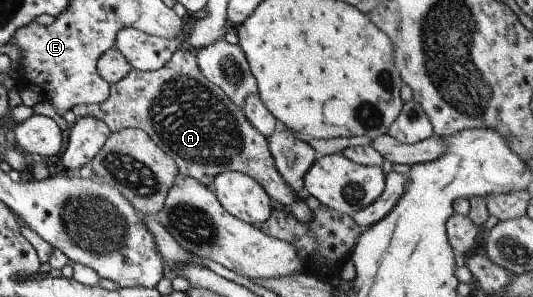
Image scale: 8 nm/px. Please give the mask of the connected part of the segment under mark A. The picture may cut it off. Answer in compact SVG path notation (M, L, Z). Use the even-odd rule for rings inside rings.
M184 47L181 49L177 49L171 55L171 58L161 67L154 71L140 71L137 69L131 69L127 76L124 76L121 80L114 82L110 85L109 96L103 102L99 104L78 104L72 106L70 111L76 116L76 118L89 115L94 116L96 119L101 120L102 123L105 123L105 126L110 130L111 133L116 133L121 129L126 128L140 128L143 132L147 133L147 136L167 155L173 162L175 163L176 170L180 174L180 176L188 176L198 180L199 183L205 185L206 187L211 188L213 177L216 174L219 174L223 171L237 171L250 176L257 184L261 185L261 188L273 199L275 202L279 202L279 204L283 204L285 210L288 206L293 202L299 200L299 194L295 195L294 192L285 184L285 181L278 175L276 168L274 167L274 160L270 155L268 149L268 142L266 138L260 133L257 132L256 128L253 128L245 115L241 112L241 109L234 105L229 97L218 87L215 86L212 82L209 82L208 78L205 78L198 69L196 63L195 53L188 47Z

